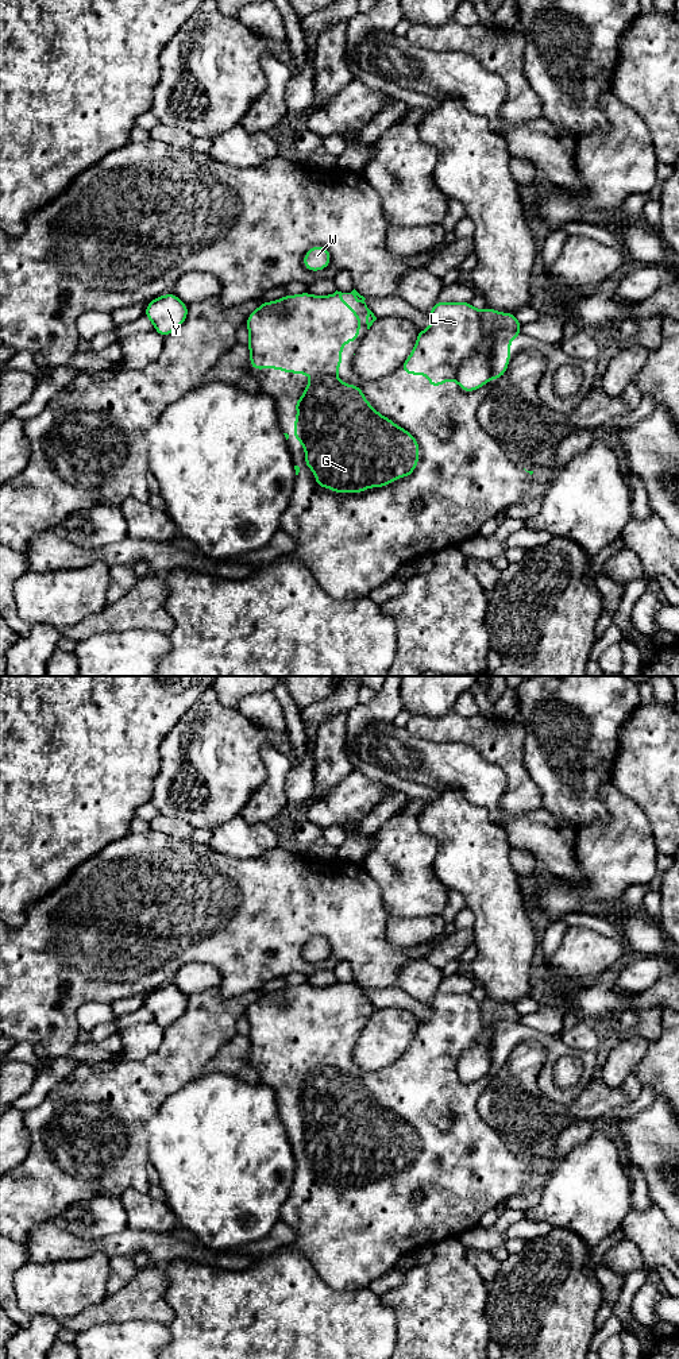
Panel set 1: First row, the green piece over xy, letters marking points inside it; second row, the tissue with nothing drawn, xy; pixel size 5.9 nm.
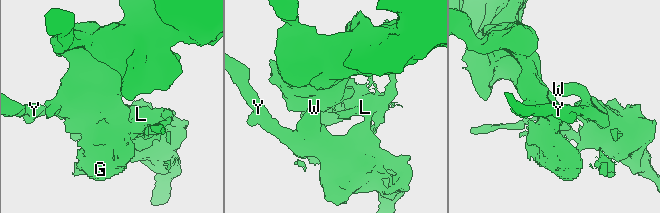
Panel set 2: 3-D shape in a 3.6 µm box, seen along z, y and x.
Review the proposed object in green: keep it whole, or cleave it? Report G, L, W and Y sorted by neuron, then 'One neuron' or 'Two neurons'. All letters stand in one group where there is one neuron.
Groups: G L / W Y. Two neurons

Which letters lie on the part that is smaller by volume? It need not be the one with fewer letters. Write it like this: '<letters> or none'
W, Y

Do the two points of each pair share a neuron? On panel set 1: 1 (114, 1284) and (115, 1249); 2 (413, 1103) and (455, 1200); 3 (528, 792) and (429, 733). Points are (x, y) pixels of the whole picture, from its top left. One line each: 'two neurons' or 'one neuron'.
1: two neurons
2: one neuron
3: one neuron

